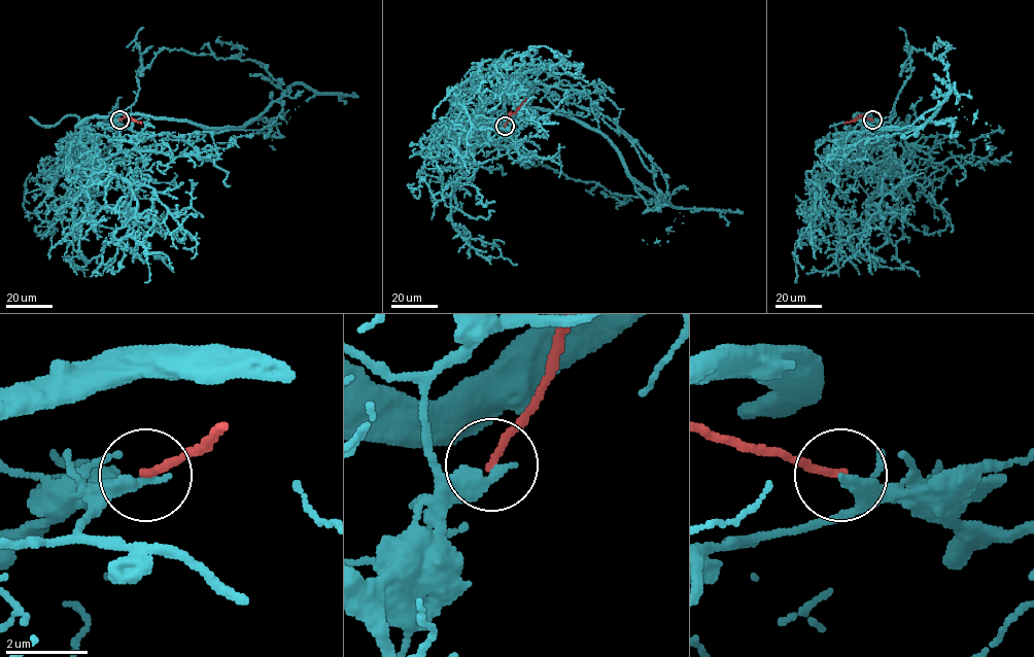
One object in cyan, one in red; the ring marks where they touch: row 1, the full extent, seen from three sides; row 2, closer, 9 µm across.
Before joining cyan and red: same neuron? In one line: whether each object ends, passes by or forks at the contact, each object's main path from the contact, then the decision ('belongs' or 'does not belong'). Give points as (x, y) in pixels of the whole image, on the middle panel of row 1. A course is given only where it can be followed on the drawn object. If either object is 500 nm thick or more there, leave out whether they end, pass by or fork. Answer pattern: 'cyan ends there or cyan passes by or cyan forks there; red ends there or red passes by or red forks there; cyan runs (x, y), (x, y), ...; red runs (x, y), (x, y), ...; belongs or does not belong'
cyan ends there; red ends there; cyan runs (505, 126), (536, 87), (607, 115), (660, 170), (662, 197), (674, 207), (699, 209), (680, 212), (659, 240); red runs (505, 126), (525, 99); does not belong

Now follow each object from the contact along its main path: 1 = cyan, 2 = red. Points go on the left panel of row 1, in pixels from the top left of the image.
1: (119, 119), (143, 137), (260, 130), (280, 112), (282, 95), (304, 83), (315, 94), (281, 118), (275, 149)
2: (119, 119), (129, 117), (141, 124)

